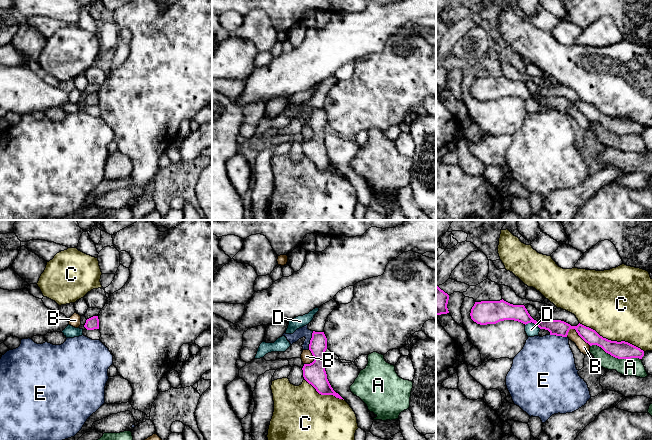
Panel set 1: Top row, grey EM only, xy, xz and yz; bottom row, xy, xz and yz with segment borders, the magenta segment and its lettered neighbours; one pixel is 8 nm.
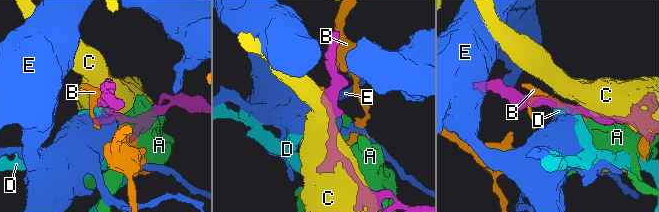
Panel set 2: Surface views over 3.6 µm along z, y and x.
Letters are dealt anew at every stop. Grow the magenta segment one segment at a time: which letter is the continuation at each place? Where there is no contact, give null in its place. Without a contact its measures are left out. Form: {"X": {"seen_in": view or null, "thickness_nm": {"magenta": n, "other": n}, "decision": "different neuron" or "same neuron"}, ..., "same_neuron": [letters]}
{"A": {"seen_in": "yz", "thickness_nm": {"magenta": 140, "other": 140}, "decision": "different neuron"}, "B": {"seen_in": "yz", "thickness_nm": {"magenta": 130, "other": 90}, "decision": "different neuron"}, "C": {"seen_in": "yz", "thickness_nm": {"magenta": 140, "other": 480}, "decision": "different neuron"}, "D": {"seen_in": "yz", "thickness_nm": {"magenta": 140, "other": 100}, "decision": "different neuron"}, "E": {"seen_in": "xz", "thickness_nm": {"magenta": 140, "other": 80}, "decision": "different neuron"}, "same_neuron": []}

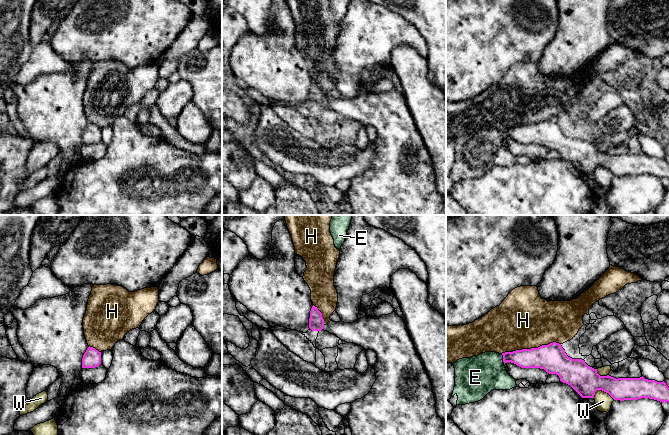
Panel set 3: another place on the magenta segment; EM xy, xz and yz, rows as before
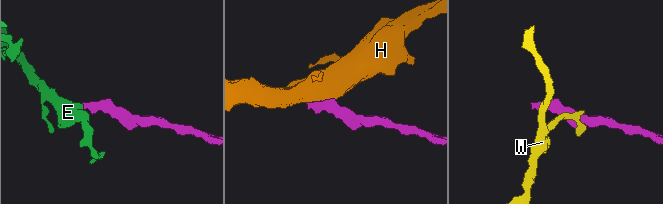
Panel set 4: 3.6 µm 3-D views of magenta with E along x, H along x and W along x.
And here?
{"E": {"seen_in": "yz", "thickness_nm": {"magenta": 160, "other": 320}, "decision": "same neuron"}, "H": {"seen_in": "yz", "thickness_nm": {"magenta": 220, "other": 460}, "decision": "different neuron"}, "W": {"seen_in": "yz", "thickness_nm": {"magenta": 240, "other": 140}, "decision": "different neuron"}, "same_neuron": ["E"]}

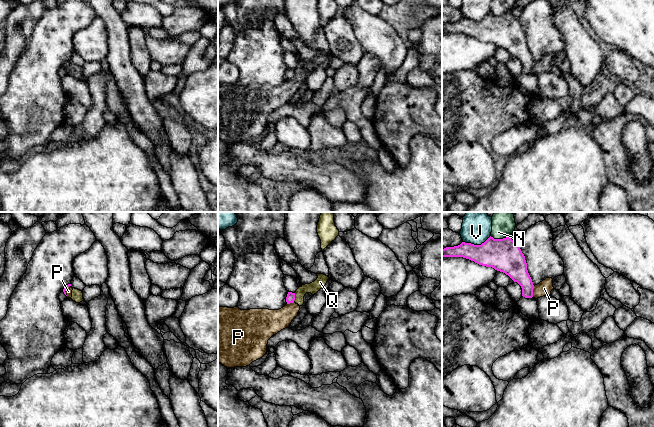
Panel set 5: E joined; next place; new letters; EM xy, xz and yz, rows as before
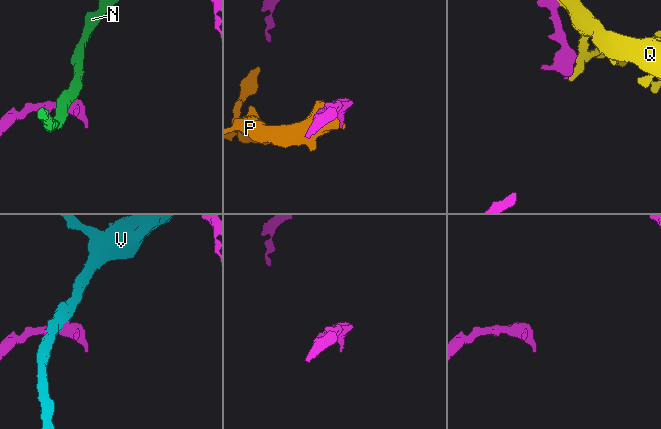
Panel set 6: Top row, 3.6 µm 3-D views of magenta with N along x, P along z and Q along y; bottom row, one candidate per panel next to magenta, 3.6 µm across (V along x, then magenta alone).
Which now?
{"N": {"seen_in": "yz", "thickness_nm": {"magenta": 260, "other": 190}, "decision": "different neuron"}, "P": {"seen_in": "yz", "thickness_nm": {"magenta": 190, "other": 120}, "decision": "different neuron"}, "Q": {"seen_in": "xz", "thickness_nm": {"magenta": 70, "other": 90}, "decision": "different neuron"}, "V": {"seen_in": "yz", "thickness_nm": {"magenta": 260, "other": 240}, "decision": "different neuron"}, "same_neuron": []}

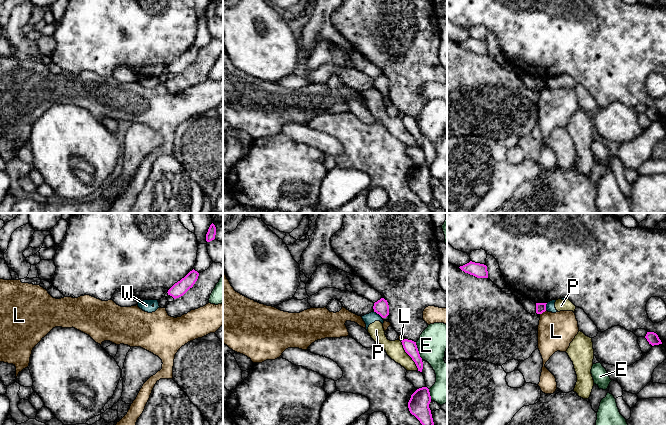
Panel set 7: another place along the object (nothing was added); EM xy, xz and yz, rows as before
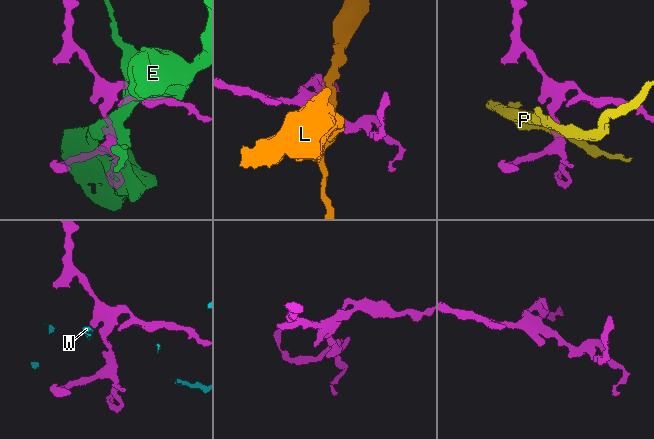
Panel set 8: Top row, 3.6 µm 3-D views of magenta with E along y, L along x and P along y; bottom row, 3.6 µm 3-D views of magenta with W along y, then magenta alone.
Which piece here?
{"E": {"seen_in": "xz", "thickness_nm": {"magenta": 110, "other": 240}, "decision": "different neuron"}, "L": {"seen_in": "yz", "thickness_nm": {"magenta": 80, "other": 300}, "decision": "different neuron"}, "P": {"seen_in": "xz", "thickness_nm": {"magenta": 110, "other": 140}, "decision": "different neuron"}, "W": {"seen_in": "xz", "thickness_nm": {"magenta": 120, "other": 90}, "decision": "different neuron"}, "same_neuron": []}

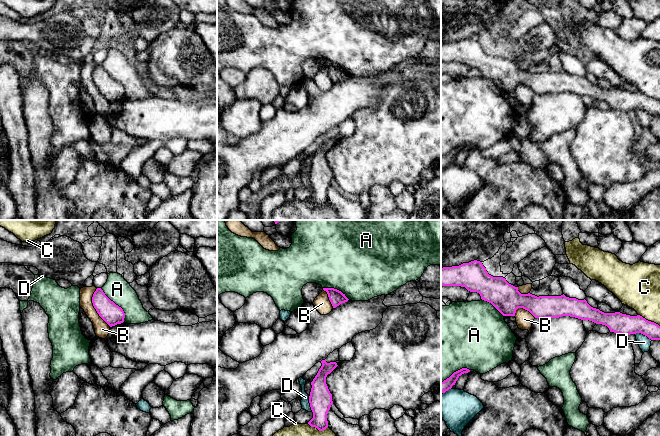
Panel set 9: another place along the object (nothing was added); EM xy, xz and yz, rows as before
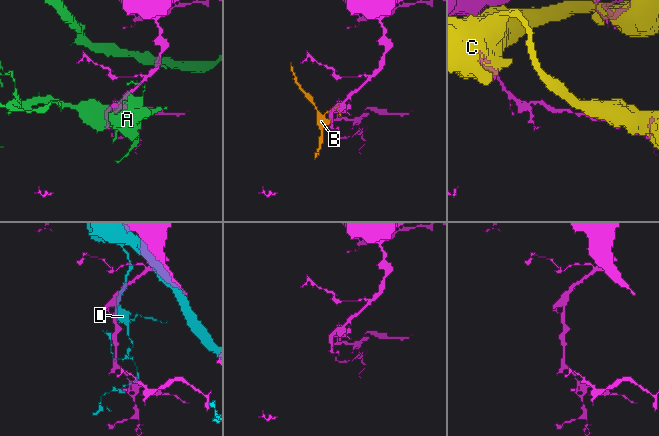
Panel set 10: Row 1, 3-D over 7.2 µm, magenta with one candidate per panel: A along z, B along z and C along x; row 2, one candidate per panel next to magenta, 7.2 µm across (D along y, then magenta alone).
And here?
{"A": {"seen_in": "xy", "thickness_nm": {"magenta": 170, "other": 200}, "decision": "different neuron"}, "B": {"seen_in": "xy", "thickness_nm": {"magenta": 170, "other": 120}, "decision": "different neuron"}, "C": {"seen_in": "yz", "thickness_nm": {"magenta": 160, "other": 300}, "decision": "different neuron"}, "D": {"seen_in": "yz", "thickness_nm": {"magenta": 160, "other": 100}, "decision": "different neuron"}, "same_neuron": []}

